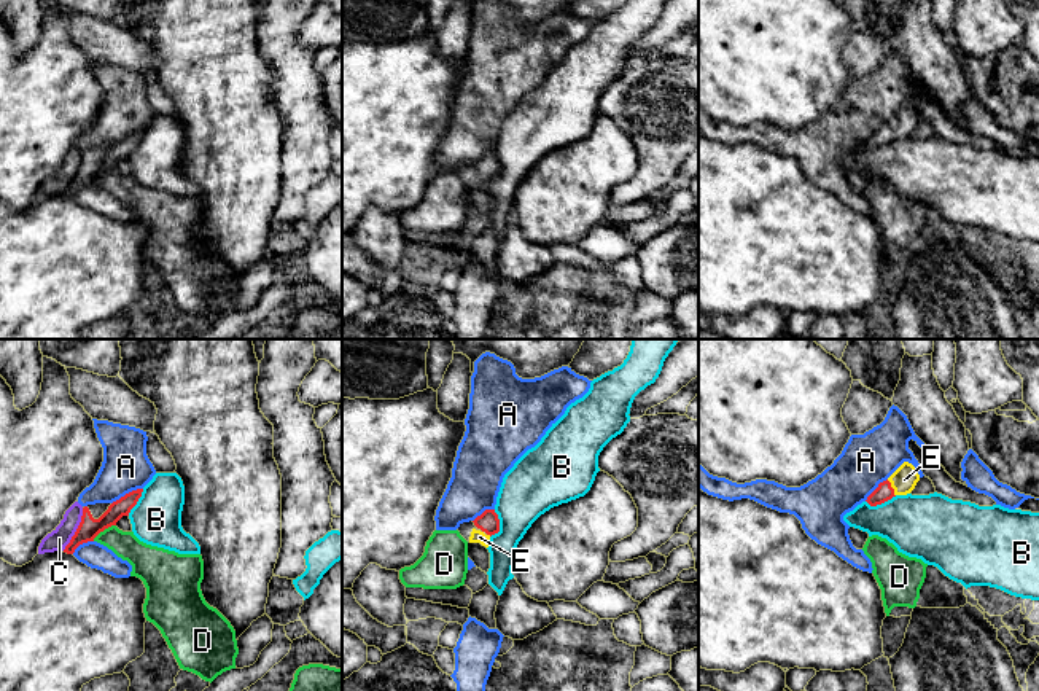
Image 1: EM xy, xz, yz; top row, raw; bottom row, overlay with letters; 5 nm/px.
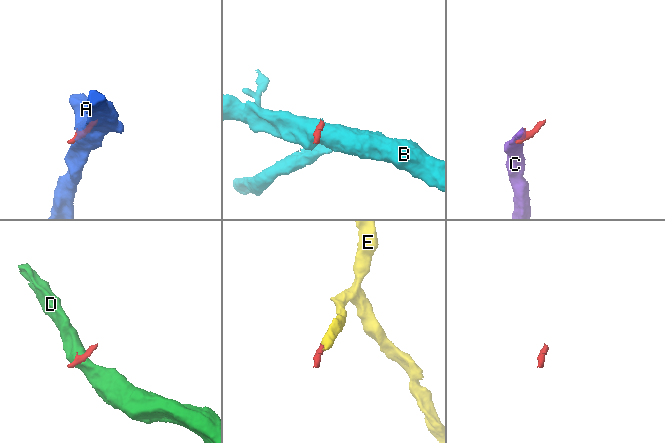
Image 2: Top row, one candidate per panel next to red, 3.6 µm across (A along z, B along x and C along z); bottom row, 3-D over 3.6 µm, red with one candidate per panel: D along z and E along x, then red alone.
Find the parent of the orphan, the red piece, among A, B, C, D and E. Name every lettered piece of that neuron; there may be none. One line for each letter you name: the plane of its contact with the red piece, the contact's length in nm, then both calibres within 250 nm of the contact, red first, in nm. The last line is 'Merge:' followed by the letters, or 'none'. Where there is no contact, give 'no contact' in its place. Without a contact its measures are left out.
E: yz | 100 nm | 90/130 nm
Merge: E

